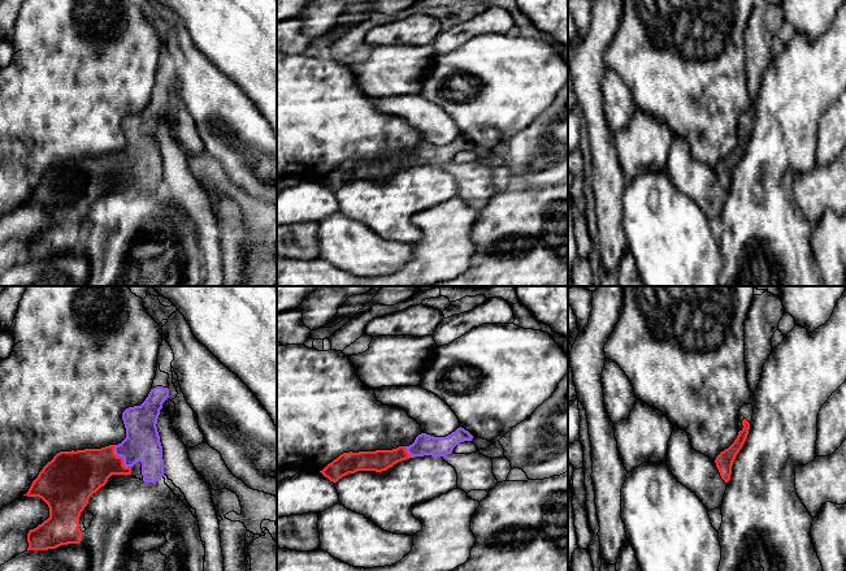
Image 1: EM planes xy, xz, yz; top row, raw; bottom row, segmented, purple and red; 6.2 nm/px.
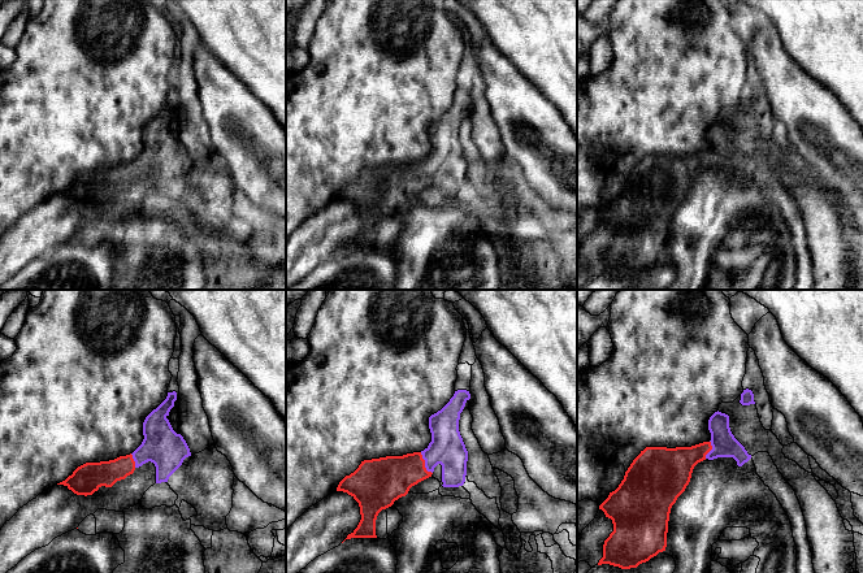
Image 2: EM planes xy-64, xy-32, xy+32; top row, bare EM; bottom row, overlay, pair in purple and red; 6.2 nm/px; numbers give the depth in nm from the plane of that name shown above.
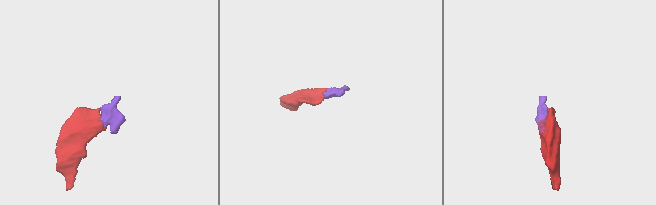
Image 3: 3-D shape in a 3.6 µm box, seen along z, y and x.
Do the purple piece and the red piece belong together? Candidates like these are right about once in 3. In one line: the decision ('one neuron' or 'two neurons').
one neuron

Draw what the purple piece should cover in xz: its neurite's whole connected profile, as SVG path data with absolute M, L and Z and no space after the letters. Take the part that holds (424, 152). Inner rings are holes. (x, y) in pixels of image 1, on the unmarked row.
M461 135L446 146L421 142L409 155L399 155L392 159L343 161L320 181L330 190L337 191L348 182L357 179L382 181L398 170L415 165L444 165L451 163L456 153L472 150L472 147L473 144Z

